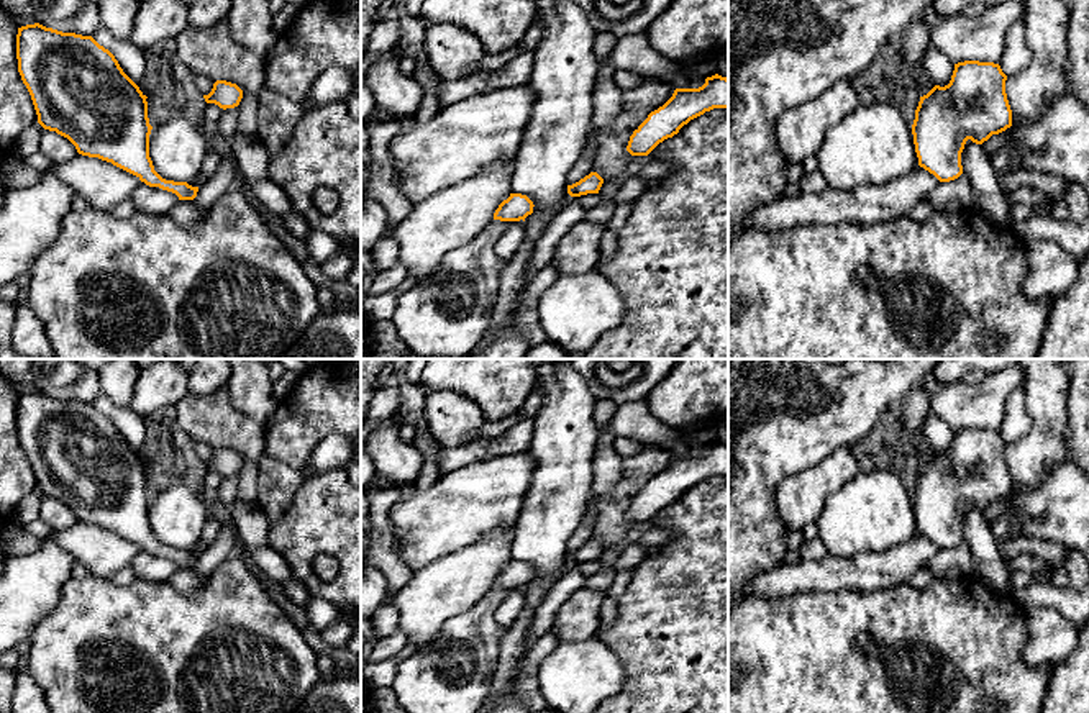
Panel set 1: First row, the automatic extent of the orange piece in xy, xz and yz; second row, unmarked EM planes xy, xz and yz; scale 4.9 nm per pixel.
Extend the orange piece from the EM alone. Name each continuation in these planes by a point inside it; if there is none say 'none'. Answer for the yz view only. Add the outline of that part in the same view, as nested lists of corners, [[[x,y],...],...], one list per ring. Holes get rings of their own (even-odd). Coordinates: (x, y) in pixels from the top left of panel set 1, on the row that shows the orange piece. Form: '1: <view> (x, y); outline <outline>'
none

